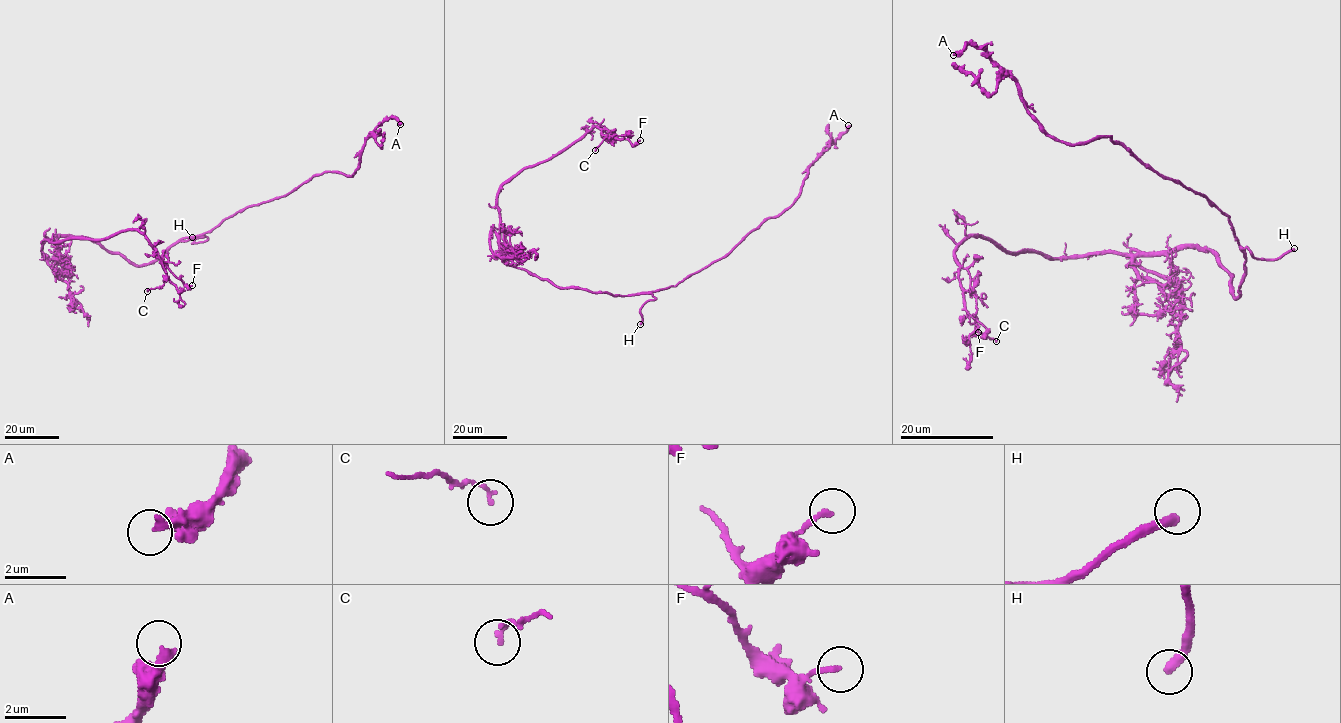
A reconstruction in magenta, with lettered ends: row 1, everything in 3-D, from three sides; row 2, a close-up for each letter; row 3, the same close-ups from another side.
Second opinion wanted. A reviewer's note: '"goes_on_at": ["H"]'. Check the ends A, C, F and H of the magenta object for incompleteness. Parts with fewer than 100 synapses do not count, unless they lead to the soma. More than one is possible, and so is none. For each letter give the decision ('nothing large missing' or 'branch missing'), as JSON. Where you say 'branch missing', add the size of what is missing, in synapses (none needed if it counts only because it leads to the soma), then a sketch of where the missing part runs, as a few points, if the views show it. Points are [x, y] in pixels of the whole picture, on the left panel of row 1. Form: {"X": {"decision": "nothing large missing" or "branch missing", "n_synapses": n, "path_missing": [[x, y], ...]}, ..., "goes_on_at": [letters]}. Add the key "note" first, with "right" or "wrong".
{"note": "right", "A": {"decision": "nothing large missing"}, "C": {"decision": "nothing large missing"}, "F": {"decision": "nothing large missing"}, "H": {"decision": "branch missing"}, "goes_on_at": ["H"]}

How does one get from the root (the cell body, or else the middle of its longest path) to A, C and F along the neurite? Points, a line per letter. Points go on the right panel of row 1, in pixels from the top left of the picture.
A: (1238, 296), (1245, 256), (1215, 204), (1109, 136), (1057, 141), (985, 50), (968, 44), (953, 55)
C: (1238, 296), (1216, 256), (1199, 248), (1048, 257), (968, 237), (955, 252), (963, 304), (974, 335), (996, 341)
F: (1238, 296), (1216, 256), (1199, 248), (1048, 257), (968, 237), (955, 259), (986, 328), (978, 332)

